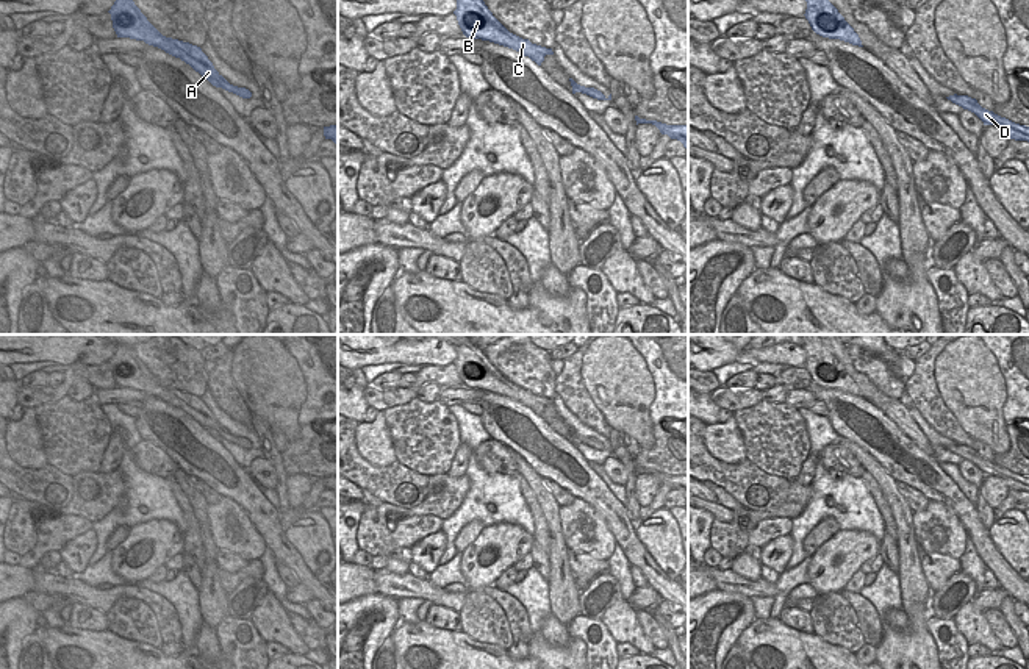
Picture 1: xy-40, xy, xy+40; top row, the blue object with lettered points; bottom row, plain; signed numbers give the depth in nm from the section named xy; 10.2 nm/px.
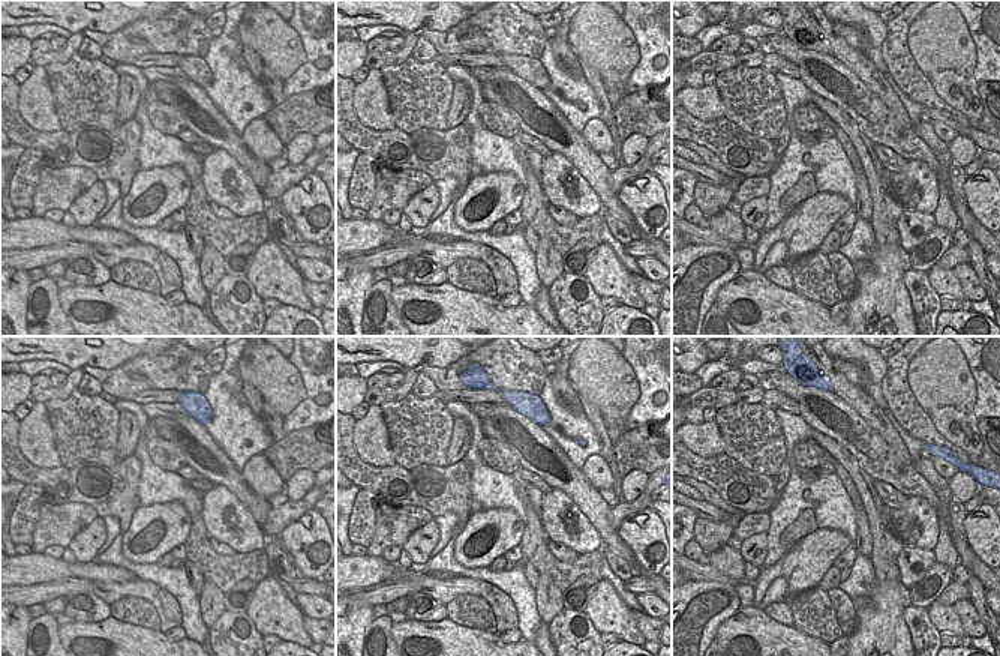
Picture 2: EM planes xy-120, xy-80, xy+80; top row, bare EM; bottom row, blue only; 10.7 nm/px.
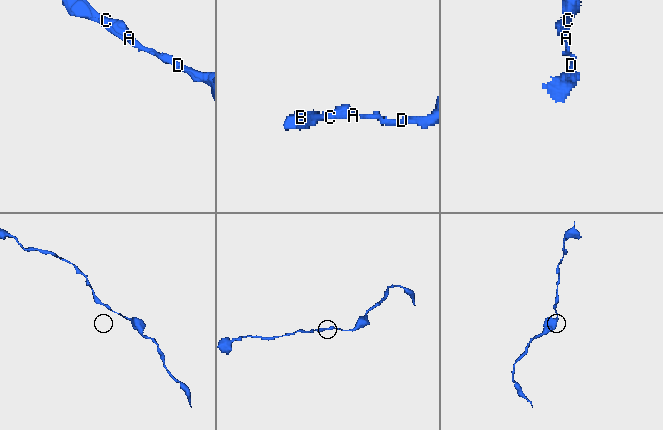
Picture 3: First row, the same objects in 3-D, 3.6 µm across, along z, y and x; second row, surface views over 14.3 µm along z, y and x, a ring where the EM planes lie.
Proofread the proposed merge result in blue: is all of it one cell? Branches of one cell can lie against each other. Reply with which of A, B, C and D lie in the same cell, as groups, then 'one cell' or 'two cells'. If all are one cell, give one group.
A B C D; one cell

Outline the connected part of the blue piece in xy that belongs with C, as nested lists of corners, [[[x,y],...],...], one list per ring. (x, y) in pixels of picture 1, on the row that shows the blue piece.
[[[457,0],[454,14],[466,38],[489,41],[513,48],[524,56],[529,56],[538,66],[541,66],[546,55],[554,55],[552,48],[532,44],[529,39],[510,33],[493,16],[483,0]]]

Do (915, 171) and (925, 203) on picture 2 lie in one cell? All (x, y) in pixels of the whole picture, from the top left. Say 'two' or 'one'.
one

